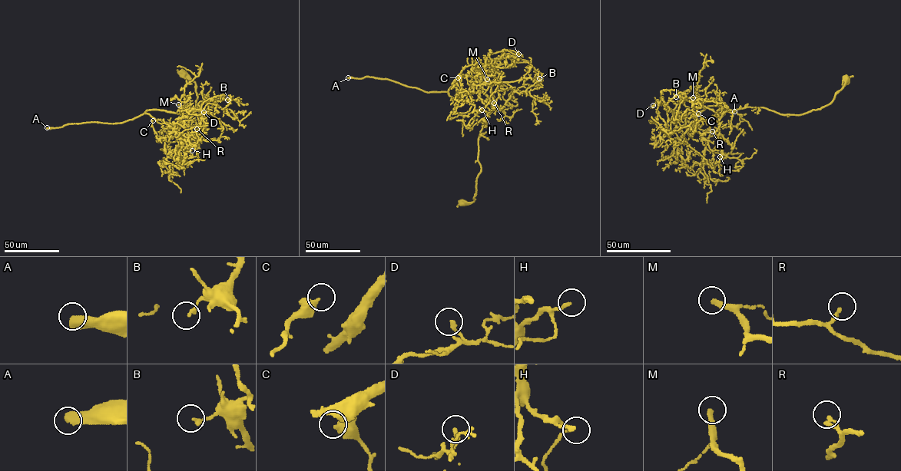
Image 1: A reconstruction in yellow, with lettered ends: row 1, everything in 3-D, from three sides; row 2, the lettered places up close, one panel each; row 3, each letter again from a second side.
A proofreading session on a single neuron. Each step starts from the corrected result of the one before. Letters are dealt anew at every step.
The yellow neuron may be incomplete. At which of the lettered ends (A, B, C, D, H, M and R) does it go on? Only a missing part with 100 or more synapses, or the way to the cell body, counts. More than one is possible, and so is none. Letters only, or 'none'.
A, M

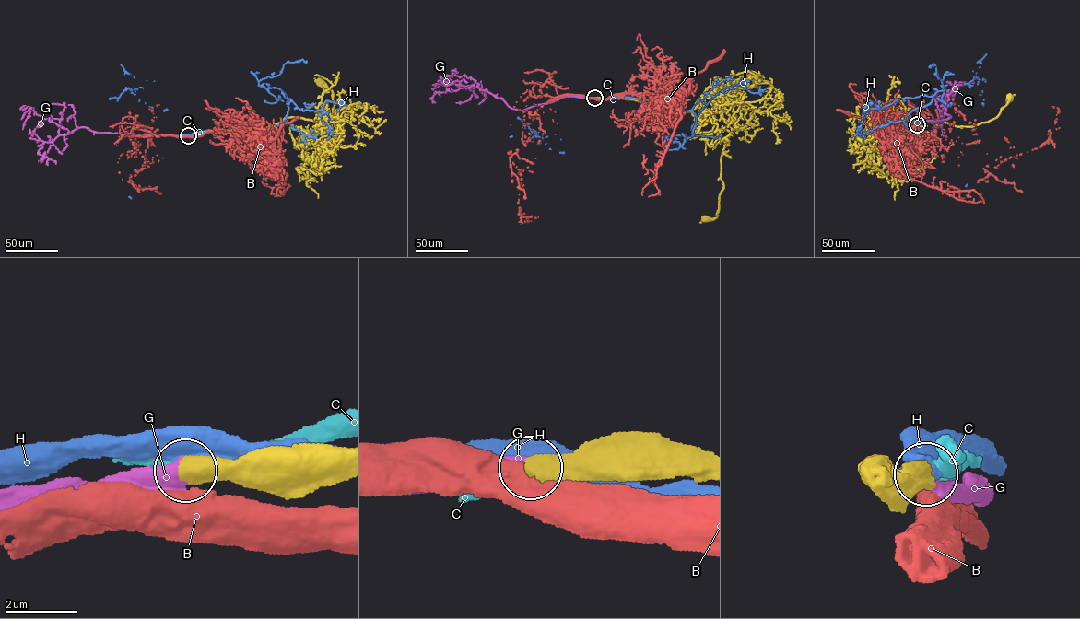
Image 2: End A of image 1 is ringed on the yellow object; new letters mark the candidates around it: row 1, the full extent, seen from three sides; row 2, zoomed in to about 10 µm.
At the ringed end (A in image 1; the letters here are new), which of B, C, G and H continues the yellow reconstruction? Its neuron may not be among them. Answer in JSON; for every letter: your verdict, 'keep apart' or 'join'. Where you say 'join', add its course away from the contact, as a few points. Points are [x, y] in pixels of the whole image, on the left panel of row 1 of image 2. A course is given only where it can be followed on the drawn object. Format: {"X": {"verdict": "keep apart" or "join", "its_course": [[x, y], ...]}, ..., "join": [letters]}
{"B": {"verdict": "keep apart"}, "C": {"verdict": "keep apart"}, "G": {"verdict": "join", "its_course": [[188, 135], [132, 135], [85, 127], [60, 134], [59, 119], [42, 118], [32, 107], [21, 109], [25, 105]]}, "H": {"verdict": "keep apart"}, "join": ["G"]}

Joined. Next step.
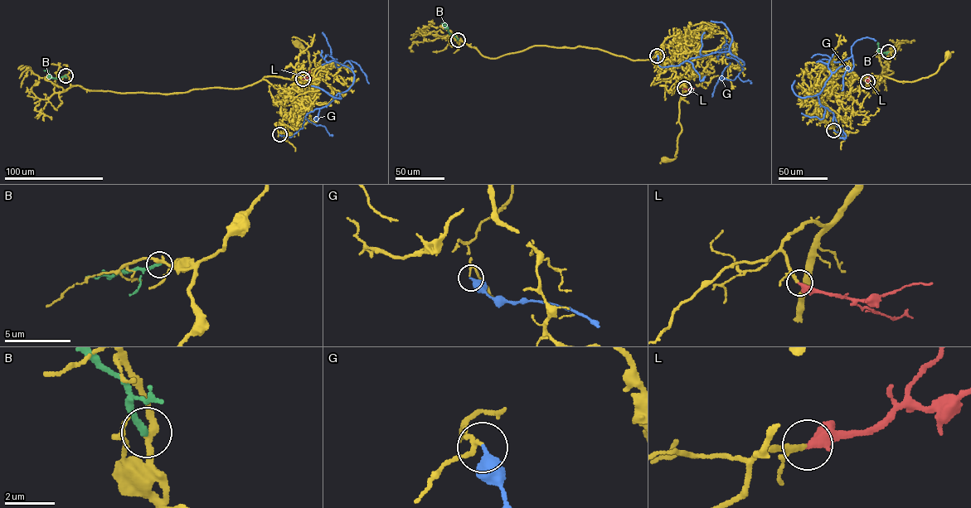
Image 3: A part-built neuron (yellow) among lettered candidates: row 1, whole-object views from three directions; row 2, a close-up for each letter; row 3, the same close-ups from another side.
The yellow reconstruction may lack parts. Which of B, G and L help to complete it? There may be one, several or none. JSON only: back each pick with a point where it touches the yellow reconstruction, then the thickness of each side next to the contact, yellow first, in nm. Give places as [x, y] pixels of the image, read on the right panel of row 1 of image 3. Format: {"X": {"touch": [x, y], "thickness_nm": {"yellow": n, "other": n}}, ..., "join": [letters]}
{"L": {"touch": [867, 81], "thickness_nm": {"yellow": 170, "other": 440}}, "join": ["L"]}

